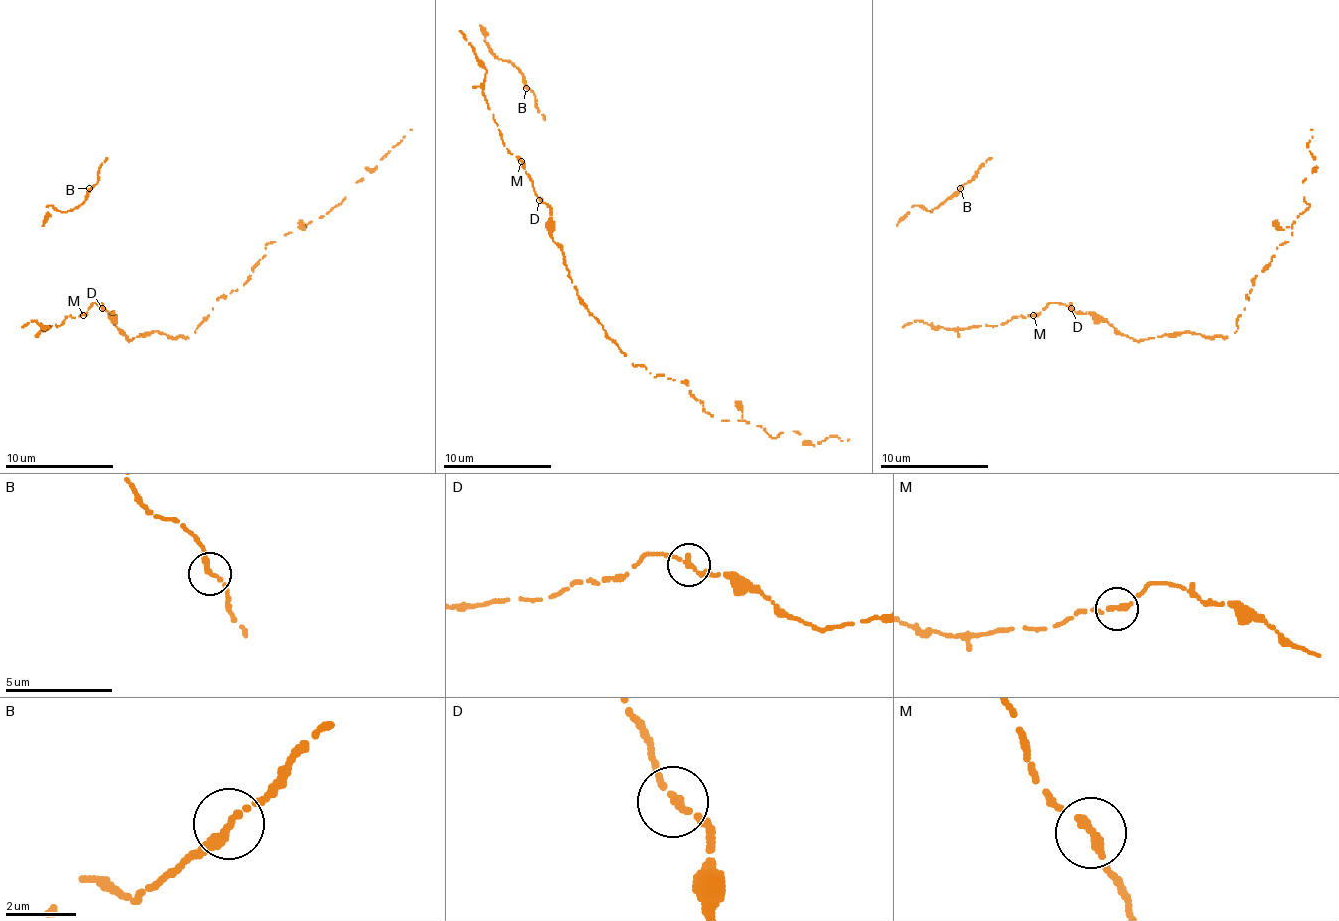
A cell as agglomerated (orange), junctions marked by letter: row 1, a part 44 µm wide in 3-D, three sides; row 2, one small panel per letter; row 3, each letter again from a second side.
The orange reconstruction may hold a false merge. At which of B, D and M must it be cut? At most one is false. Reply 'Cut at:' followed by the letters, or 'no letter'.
Cut at: no letter

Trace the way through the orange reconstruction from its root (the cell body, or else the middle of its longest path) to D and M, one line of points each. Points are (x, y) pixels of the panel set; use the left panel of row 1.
D: (127, 337), (116, 326), (113, 313), (102, 307)
M: (127, 337), (116, 326), (113, 313), (105, 307), (94, 302), (83, 315)

